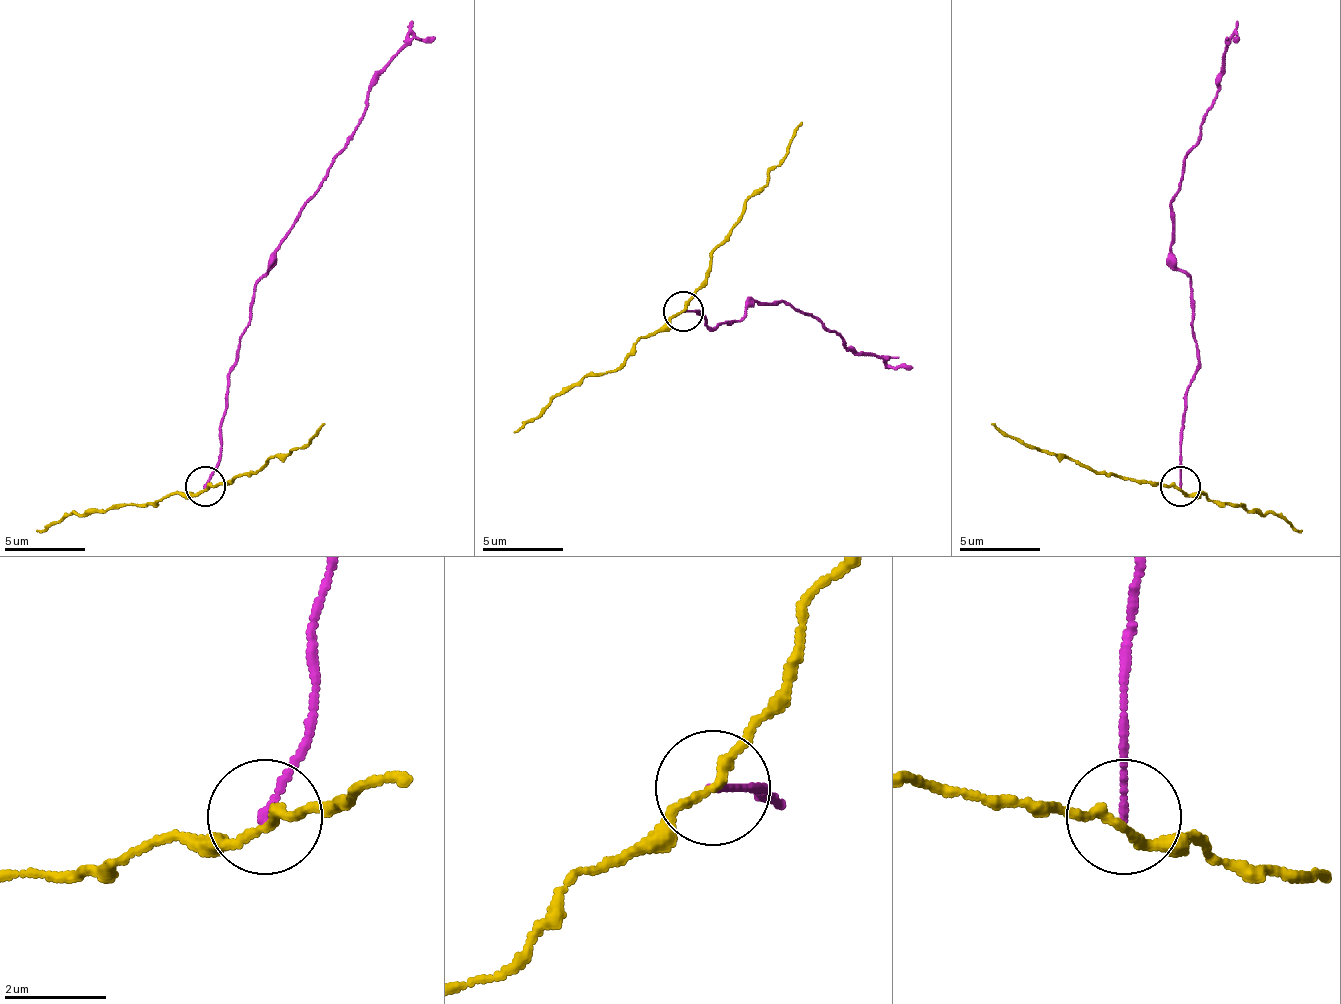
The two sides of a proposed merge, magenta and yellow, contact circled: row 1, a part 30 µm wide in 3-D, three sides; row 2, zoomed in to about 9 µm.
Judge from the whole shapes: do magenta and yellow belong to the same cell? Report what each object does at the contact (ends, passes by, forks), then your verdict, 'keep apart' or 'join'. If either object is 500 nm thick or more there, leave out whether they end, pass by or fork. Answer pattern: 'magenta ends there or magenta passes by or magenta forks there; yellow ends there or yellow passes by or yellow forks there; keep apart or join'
magenta ends there; yellow passes by; keep apart

